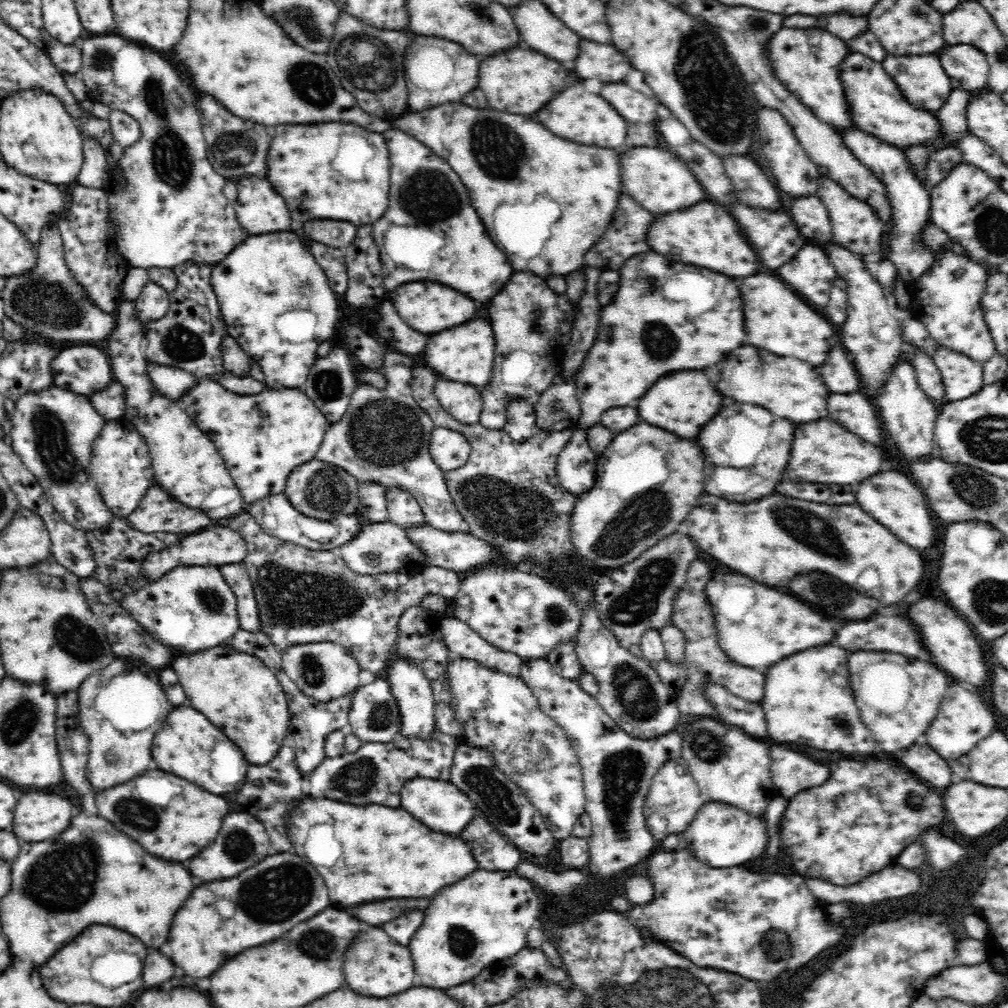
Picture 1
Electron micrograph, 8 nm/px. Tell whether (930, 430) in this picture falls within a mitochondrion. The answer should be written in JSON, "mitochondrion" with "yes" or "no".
{"mitochondrion":"no"}

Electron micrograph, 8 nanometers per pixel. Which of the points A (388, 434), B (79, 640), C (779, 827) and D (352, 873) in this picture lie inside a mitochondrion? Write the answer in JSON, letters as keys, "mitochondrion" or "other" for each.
{"A":"mitochondrion","B":"mitochondrion","C":"other","D":"mitochondrion"}

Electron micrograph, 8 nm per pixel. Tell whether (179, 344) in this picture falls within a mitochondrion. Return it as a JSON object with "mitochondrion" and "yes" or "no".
{"mitochondrion":"yes"}

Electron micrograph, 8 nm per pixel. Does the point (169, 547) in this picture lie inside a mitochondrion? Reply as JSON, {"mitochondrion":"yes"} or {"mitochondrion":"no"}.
{"mitochondrion":"no"}

